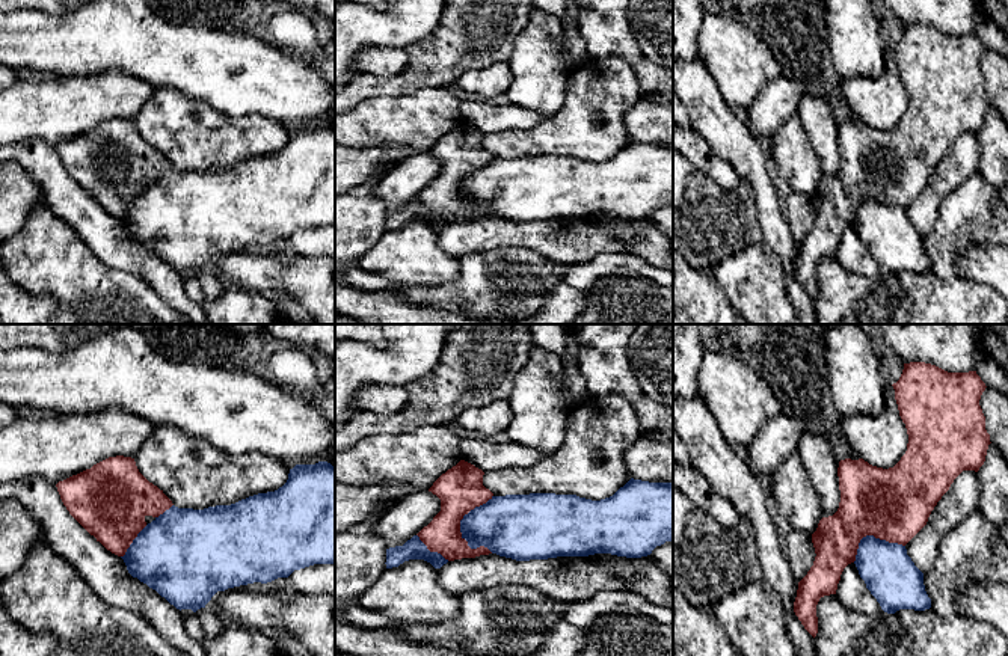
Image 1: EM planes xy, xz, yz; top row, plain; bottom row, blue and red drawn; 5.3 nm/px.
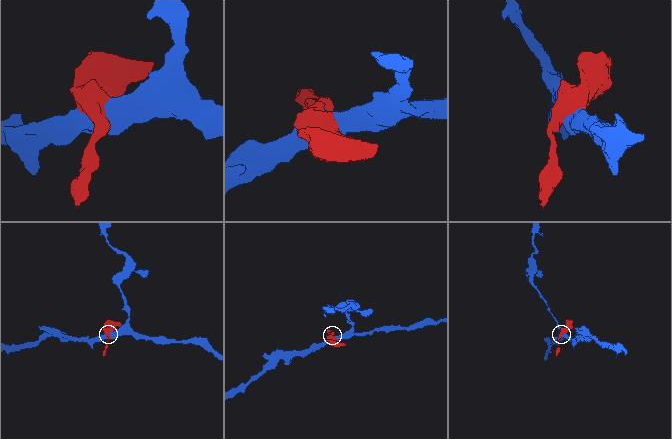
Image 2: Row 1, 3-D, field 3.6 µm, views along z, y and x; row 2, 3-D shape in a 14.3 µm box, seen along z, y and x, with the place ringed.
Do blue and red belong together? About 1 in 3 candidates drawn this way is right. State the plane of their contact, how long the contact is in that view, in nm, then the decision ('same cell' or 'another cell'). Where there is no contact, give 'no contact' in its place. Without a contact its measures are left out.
xz | 320 nm | another cell

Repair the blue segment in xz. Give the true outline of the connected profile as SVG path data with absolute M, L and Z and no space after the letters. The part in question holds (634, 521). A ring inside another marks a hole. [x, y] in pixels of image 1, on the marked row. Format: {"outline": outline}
{"outline": "M631 478L613 496L601 501L555 493L492 496L463 516L460 532L471 549L484 546L492 553L516 561L595 553L641 558L673 540L673 483Z"}

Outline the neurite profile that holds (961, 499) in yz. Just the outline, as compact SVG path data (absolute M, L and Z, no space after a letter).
M963 471L937 502L927 525L905 544L907 555L923 575L933 569L943 537L978 508L978 472Z

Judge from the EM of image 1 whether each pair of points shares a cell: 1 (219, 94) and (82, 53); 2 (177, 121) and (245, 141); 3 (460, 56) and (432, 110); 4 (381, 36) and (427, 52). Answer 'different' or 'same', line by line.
1: same
2: same
3: different
4: different

